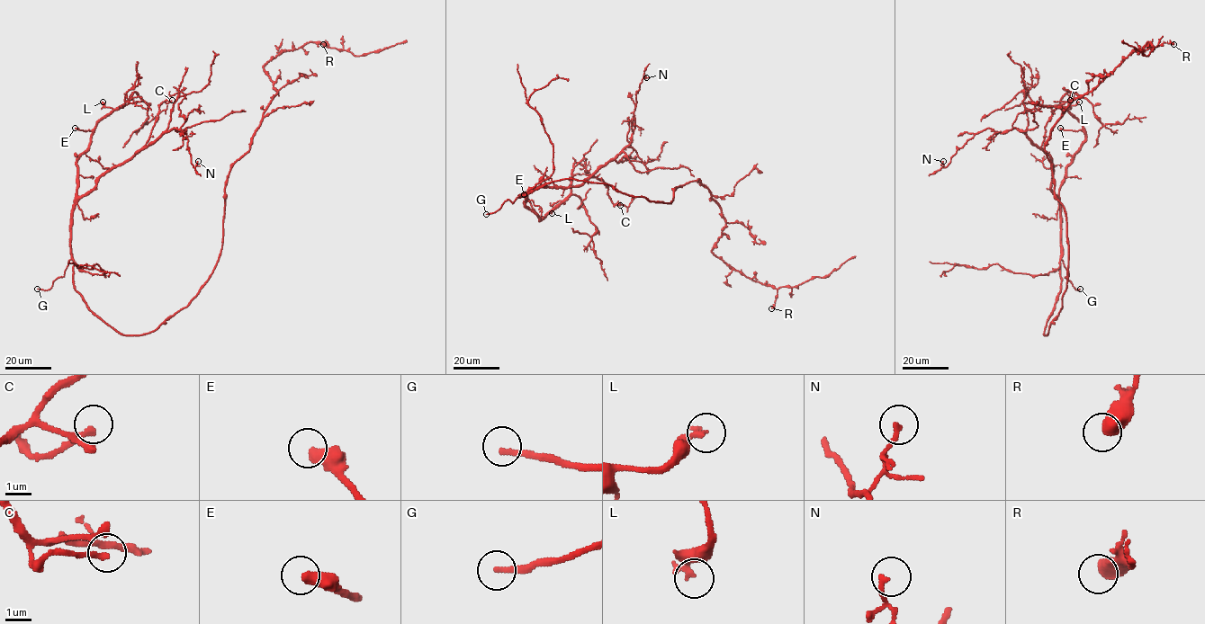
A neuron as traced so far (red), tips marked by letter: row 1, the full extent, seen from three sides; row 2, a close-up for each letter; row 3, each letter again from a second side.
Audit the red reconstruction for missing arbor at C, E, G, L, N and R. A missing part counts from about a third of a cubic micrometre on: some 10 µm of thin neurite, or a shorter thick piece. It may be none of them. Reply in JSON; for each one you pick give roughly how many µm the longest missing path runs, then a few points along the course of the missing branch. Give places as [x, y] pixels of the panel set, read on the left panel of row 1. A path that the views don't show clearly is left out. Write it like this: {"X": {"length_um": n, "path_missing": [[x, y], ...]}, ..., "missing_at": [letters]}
{"C": {"length_um": 20, "path_missing": [[172, 100], [201, 89]]}, "E": {"length_um": 40, "path_missing": [[75, 128], [67, 123], [66, 110], [69, 93], [65, 91]]}, "G": {"length_um": 30}, "missing_at": ["C", "E", "G"]}

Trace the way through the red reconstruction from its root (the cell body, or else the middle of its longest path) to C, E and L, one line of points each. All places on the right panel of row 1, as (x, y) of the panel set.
C: (1062, 307), (1045, 334), (1060, 289), (1061, 233), (1052, 159), (1041, 145), (1052, 113), (1070, 100)
E: (1062, 307), (1045, 334), (1047, 322), (1061, 285), (1059, 188), (1065, 169), (1085, 138), (1083, 131), (1060, 128)
L: (1062, 307), (1045, 334), (1061, 285), (1059, 188), (1065, 169), (1085, 138), (1083, 126), (1066, 108), (1079, 102)

